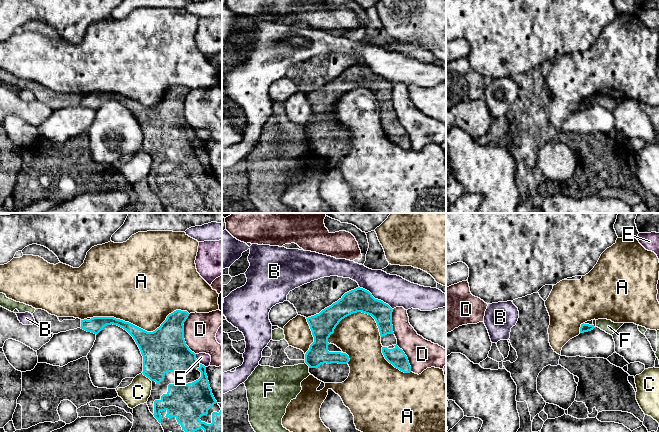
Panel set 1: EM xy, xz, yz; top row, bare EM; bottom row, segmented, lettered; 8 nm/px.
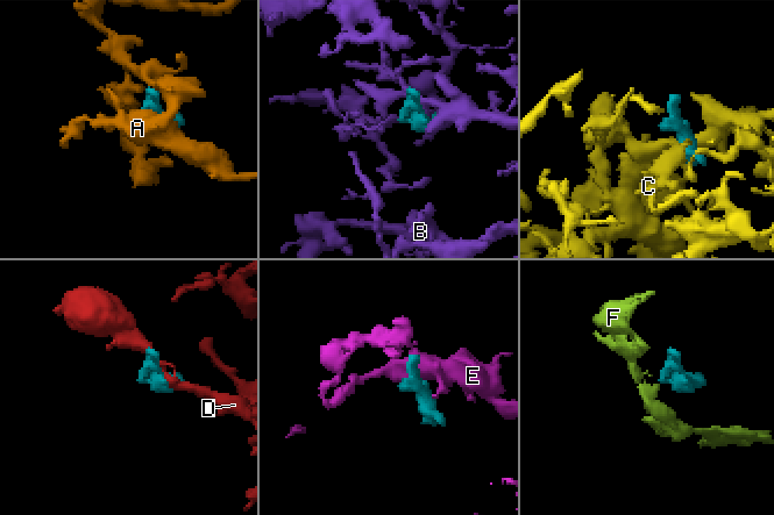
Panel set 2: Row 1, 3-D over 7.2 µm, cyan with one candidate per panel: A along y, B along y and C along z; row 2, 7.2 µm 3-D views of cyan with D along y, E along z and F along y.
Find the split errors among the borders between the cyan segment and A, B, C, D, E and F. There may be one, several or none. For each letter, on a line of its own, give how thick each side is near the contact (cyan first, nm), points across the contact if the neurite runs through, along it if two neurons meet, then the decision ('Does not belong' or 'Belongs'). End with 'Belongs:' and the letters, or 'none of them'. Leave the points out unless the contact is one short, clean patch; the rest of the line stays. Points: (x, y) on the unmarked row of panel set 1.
A: Thickness 360 nm (cyan) against 460 nm. Does not belong
B: Thickness 190 nm (cyan) against 240 nm. Does not belong
C: Thickness 340 nm (cyan) against 190 nm. Does not belong
D: Thickness 360 nm (cyan) against 260 nm. Does not belong
E: Thickness 340 nm (cyan) against 90 nm. Boundary: xy (195, 130), (198, 138). Does not belong
F: Thickness 170 nm (cyan) against 280 nm. Boundary: xz (305, 138), (309, 143). Does not belong
Belongs: none of them

